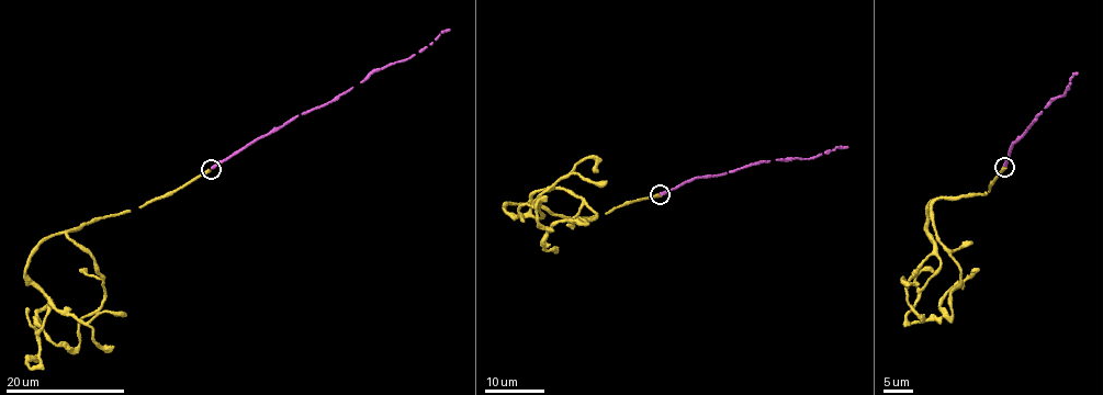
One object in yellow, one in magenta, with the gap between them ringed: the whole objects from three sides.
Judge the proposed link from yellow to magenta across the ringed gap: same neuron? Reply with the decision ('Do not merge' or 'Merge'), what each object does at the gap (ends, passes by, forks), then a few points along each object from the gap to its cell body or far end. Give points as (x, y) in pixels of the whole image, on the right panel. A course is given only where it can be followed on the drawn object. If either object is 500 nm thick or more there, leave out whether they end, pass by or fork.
Merge. At the ring yellow ends. At the ring magenta ends. Course of yellow: (1004, 168), (989, 191), (941, 196), (931, 209), (960, 277), (946, 315), (947, 291), (978, 269). Course of magenta: (1005, 165), (1012, 143), (1030, 130), (1050, 100), (1065, 94), (1072, 76), (1078, 72)

